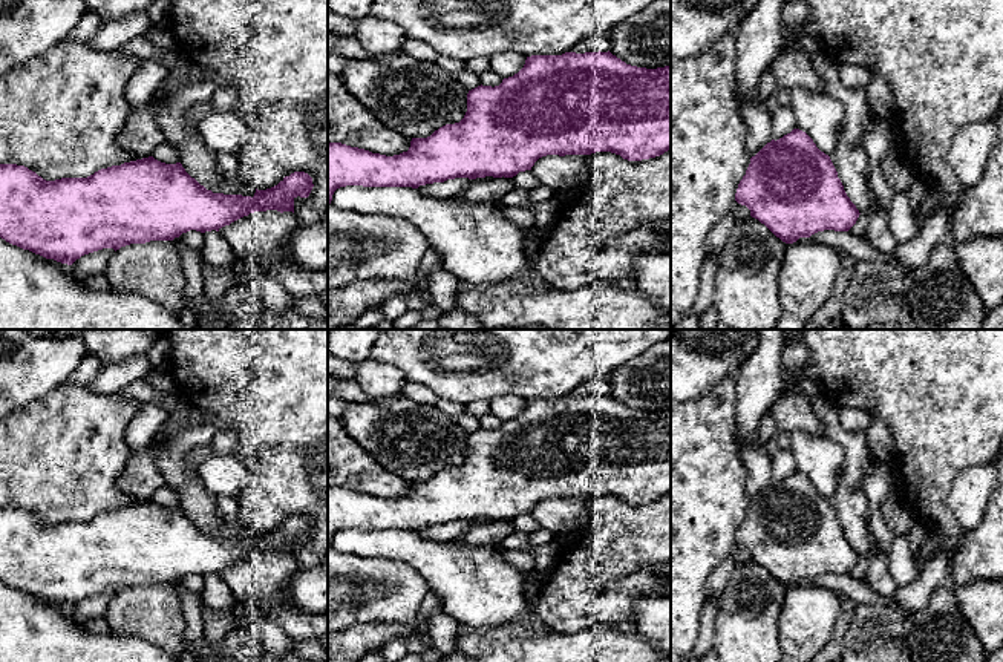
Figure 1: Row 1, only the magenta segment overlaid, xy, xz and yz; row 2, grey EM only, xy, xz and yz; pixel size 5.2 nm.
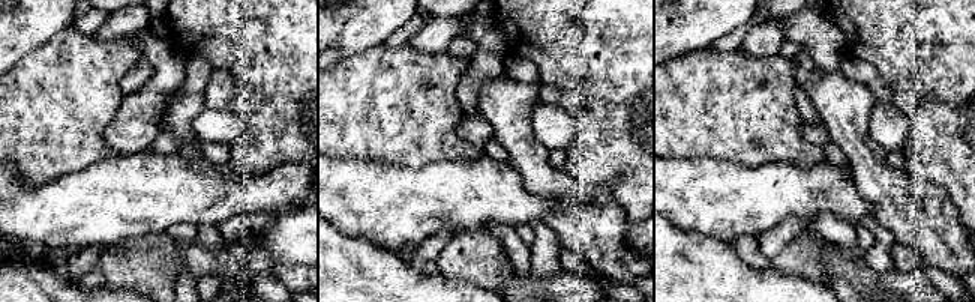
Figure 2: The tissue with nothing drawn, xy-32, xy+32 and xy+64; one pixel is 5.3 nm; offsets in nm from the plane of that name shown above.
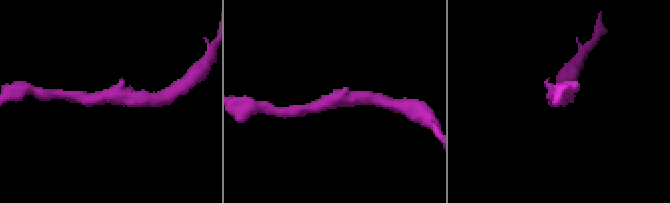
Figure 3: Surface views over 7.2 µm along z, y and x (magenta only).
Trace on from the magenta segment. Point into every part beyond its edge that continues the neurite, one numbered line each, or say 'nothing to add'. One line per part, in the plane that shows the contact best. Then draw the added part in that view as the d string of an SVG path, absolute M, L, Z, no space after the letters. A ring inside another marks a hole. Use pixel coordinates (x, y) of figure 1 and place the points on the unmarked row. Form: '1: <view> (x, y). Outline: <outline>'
nothing to add

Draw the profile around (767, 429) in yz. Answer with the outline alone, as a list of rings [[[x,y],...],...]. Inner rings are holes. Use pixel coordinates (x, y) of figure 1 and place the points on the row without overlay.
[[[770,412],[764,414],[760,420],[760,438],[758,438],[758,443],[761,446],[766,447],[766,444],[770,441],[770,440],[775,440],[776,437],[776,424],[773,421],[773,417],[770,415]]]

